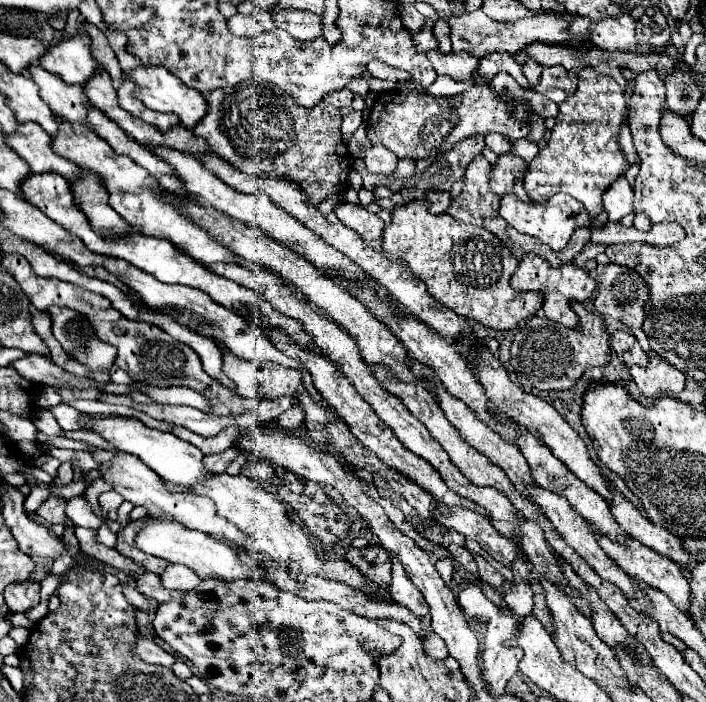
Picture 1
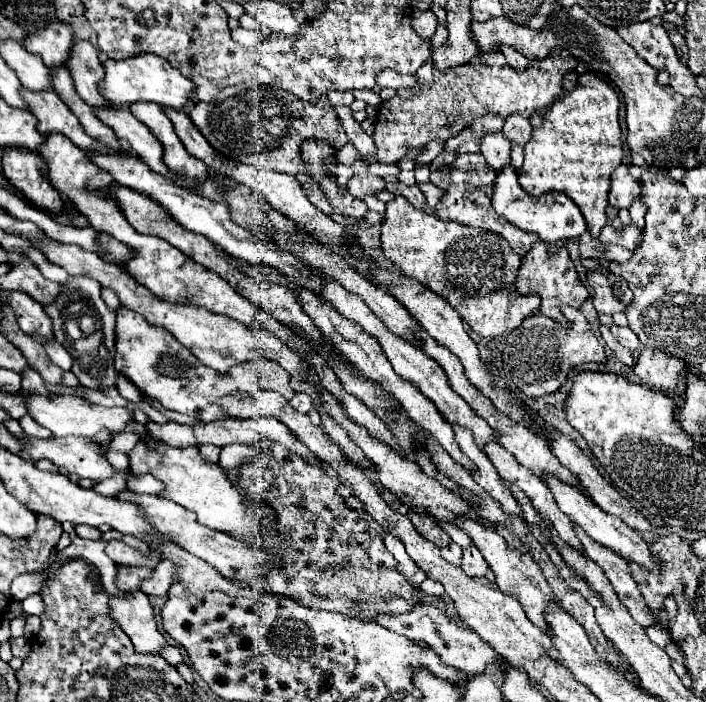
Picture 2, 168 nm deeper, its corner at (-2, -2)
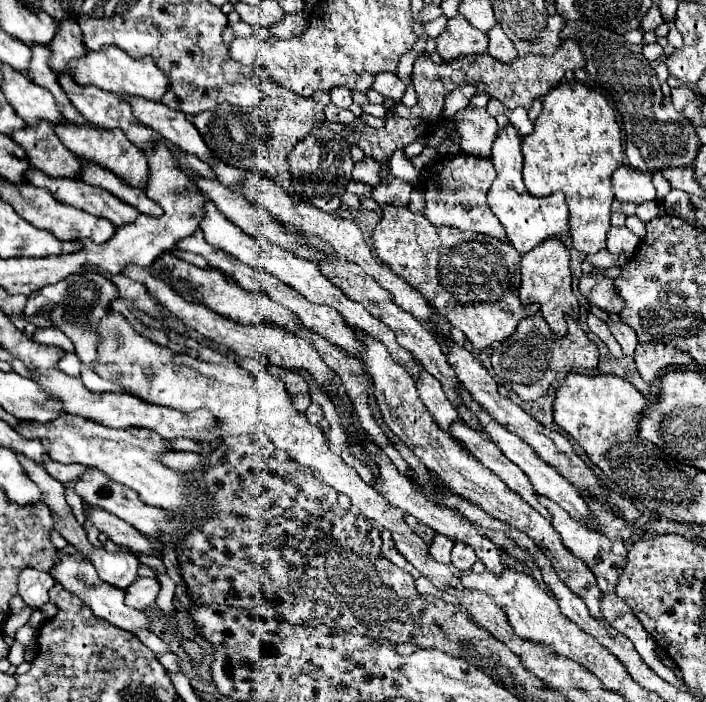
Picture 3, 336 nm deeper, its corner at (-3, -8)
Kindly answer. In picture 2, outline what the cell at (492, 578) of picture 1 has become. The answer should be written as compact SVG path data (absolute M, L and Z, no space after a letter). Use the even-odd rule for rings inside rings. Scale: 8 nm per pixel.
M469 546L463 550L463 558L461 558L461 570L469 576L475 578L483 578L487 572L487 562L483 560L481 552L475 546Z

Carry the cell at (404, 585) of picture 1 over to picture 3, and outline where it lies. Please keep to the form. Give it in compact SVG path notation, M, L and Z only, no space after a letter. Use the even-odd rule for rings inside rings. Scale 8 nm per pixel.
M382 530L382 552L384 552L384 556L390 560L390 562L394 562L398 568L402 568L402 570L406 570L414 580L416 578L420 578L420 572L396 550L396 546L392 544L392 538L390 538L390 532L388 530Z

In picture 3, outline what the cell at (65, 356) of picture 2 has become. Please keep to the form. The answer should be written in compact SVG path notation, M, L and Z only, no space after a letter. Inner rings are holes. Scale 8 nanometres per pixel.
M62 352L62 358L58 360L60 362L60 370L64 372L64 374L68 374L68 376L80 376L80 360L76 358L76 354L74 352Z

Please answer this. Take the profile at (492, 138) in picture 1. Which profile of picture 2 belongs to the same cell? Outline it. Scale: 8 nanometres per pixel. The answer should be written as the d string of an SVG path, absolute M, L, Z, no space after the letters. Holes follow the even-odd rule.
M511 114L511 118L505 120L503 134L505 134L511 142L515 142L515 144L519 144L519 146L525 146L525 144L529 142L531 132L533 132L533 126L529 124L529 120L525 120L525 118L519 116L519 114Z

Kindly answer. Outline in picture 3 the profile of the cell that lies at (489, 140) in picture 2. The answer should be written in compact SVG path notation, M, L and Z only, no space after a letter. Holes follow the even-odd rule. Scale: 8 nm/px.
M464 108L454 114L456 130L460 132L460 148L472 156L490 158L492 144L498 136L498 124L484 108Z

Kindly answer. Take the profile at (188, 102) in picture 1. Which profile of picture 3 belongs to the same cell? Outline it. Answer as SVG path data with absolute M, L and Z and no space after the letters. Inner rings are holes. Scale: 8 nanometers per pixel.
M108 46L102 52L90 52L90 56L82 56L80 60L76 60L76 64L72 64L72 74L76 84L80 86L96 86L118 96L138 96L160 102L168 90L168 76L154 64L152 56L134 60L126 56L124 50L114 46Z

